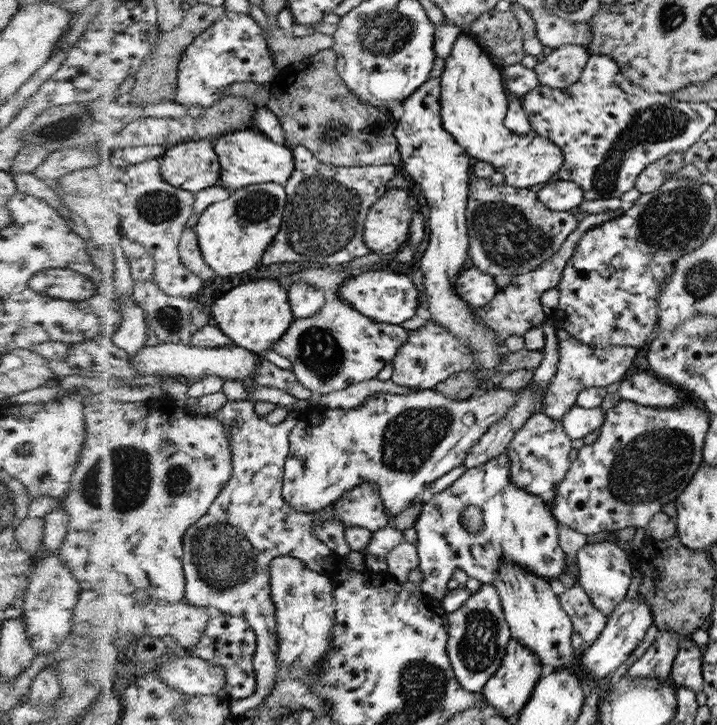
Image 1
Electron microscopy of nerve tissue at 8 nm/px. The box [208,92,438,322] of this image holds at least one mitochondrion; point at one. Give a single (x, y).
(326, 211)

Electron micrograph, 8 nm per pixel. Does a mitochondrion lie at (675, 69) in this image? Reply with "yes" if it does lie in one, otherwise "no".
no

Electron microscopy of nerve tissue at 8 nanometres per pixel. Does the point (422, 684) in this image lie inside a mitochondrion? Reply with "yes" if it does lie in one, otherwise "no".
yes

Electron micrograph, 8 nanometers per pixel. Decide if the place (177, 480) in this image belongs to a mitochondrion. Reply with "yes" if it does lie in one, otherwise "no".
yes

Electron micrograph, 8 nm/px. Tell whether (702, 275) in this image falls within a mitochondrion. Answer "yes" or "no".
yes

